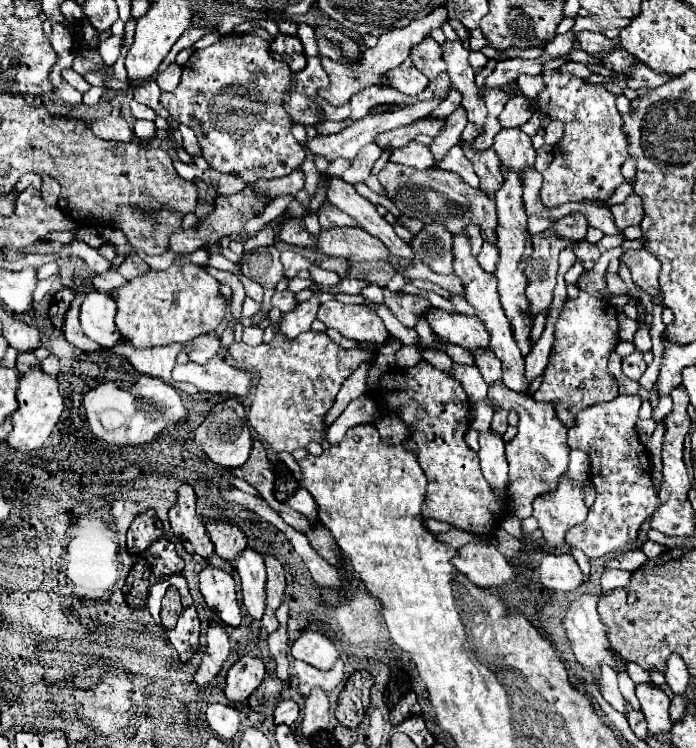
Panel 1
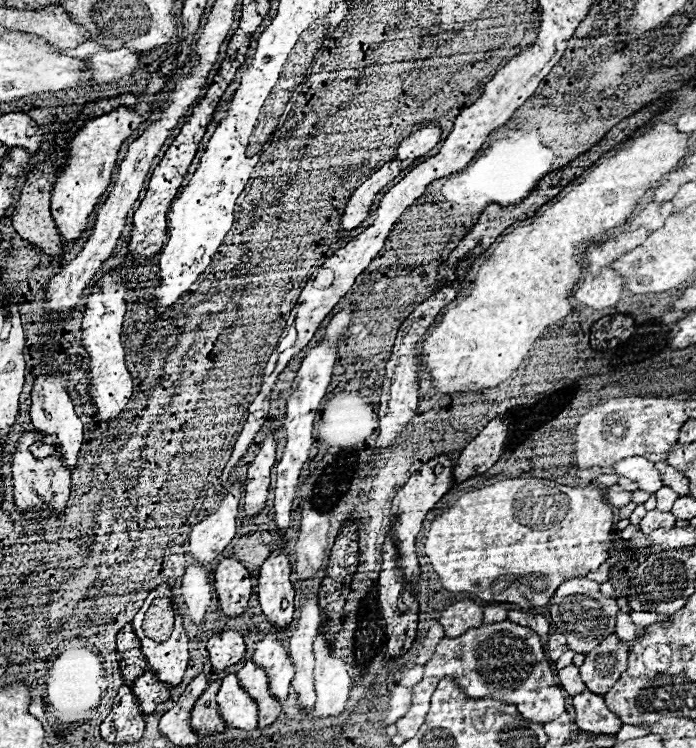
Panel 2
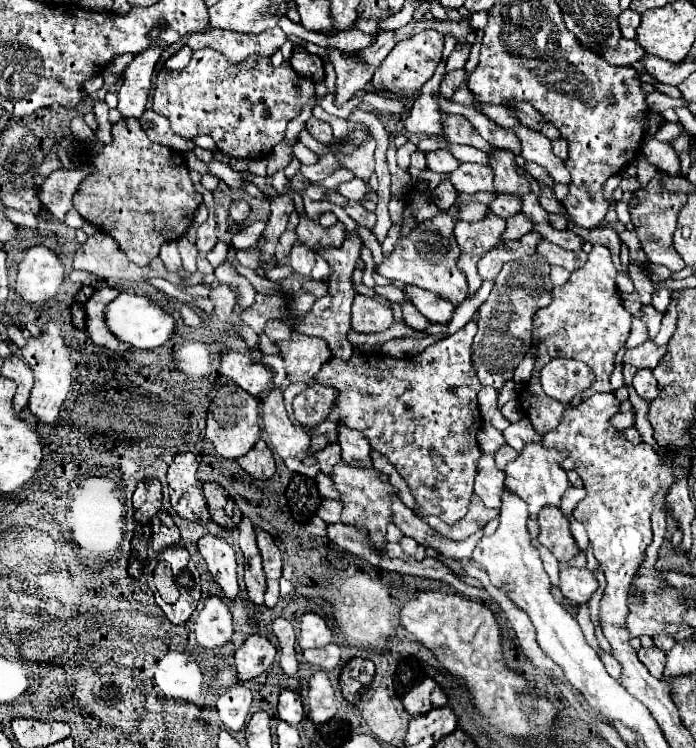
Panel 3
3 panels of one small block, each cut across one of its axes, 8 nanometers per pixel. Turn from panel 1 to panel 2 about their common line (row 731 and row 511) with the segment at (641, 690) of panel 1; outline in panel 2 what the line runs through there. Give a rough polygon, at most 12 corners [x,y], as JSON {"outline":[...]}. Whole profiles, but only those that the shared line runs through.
{"outline":[[650,510],[640,522],[640,530],[674,526],[672,512]]}

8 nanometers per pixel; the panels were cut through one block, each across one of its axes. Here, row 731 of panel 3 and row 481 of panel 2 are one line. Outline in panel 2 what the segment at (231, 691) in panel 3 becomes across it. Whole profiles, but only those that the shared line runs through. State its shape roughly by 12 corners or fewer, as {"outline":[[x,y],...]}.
{"outline":[[234,480],[218,508],[198,522],[188,552],[206,566],[236,536],[242,484]]}

